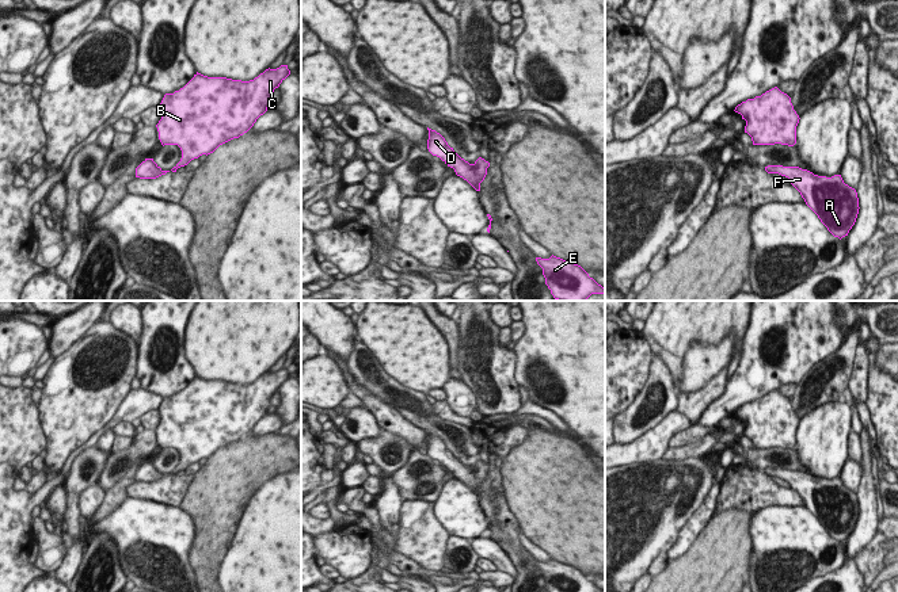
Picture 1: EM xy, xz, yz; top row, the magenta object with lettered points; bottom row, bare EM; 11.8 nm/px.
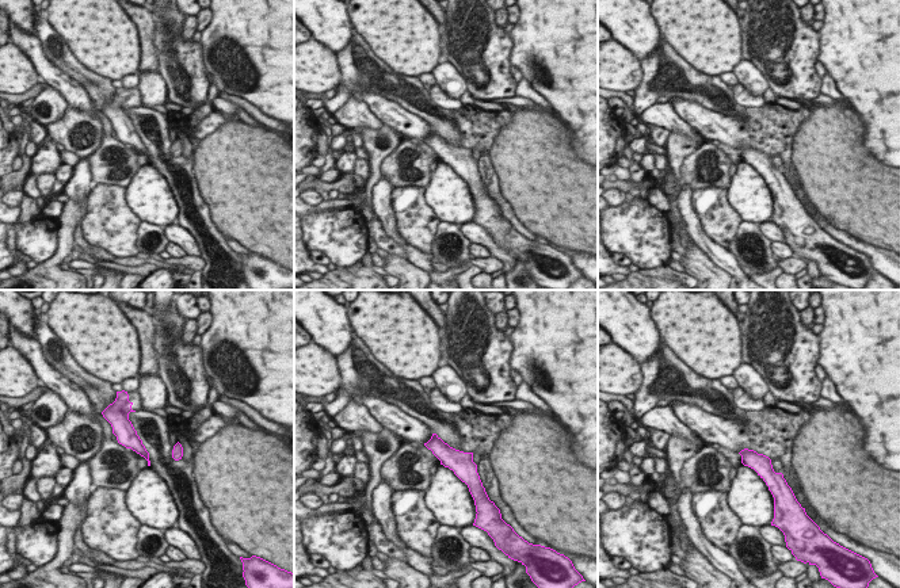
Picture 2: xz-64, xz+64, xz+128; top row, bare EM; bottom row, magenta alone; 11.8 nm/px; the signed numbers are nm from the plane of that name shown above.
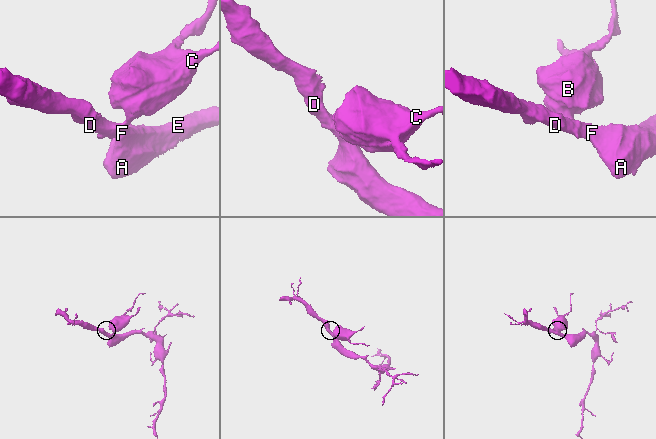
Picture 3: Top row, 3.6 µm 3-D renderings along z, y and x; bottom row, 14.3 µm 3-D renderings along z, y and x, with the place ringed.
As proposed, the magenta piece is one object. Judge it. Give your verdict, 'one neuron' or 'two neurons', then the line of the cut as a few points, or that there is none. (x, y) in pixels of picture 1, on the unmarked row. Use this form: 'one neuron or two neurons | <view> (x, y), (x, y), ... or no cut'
one neuron | no cut

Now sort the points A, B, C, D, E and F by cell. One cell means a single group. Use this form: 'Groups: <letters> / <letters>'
Groups: A B C D E F.

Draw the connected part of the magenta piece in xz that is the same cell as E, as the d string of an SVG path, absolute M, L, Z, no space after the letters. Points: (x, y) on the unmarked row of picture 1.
M556 559L549 562L536 561L543 572L548 592L604 592L578 568Z

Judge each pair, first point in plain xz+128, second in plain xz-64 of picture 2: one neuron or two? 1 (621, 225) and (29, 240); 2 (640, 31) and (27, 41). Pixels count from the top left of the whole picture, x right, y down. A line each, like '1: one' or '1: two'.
1: one
2: two

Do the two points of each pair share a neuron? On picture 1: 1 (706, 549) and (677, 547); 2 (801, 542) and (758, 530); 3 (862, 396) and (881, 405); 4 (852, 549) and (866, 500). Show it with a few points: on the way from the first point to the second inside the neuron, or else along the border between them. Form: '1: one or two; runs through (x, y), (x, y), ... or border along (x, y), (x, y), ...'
1: two; border along (708, 522), (692, 545), (682, 554), (669, 561)
2: one; runs through (790, 542), (773, 530), (769, 530)
3: two; border along (870, 367), (868, 398), (866, 403)
4: one; runs through (860, 537), (866, 530), (866, 512)

